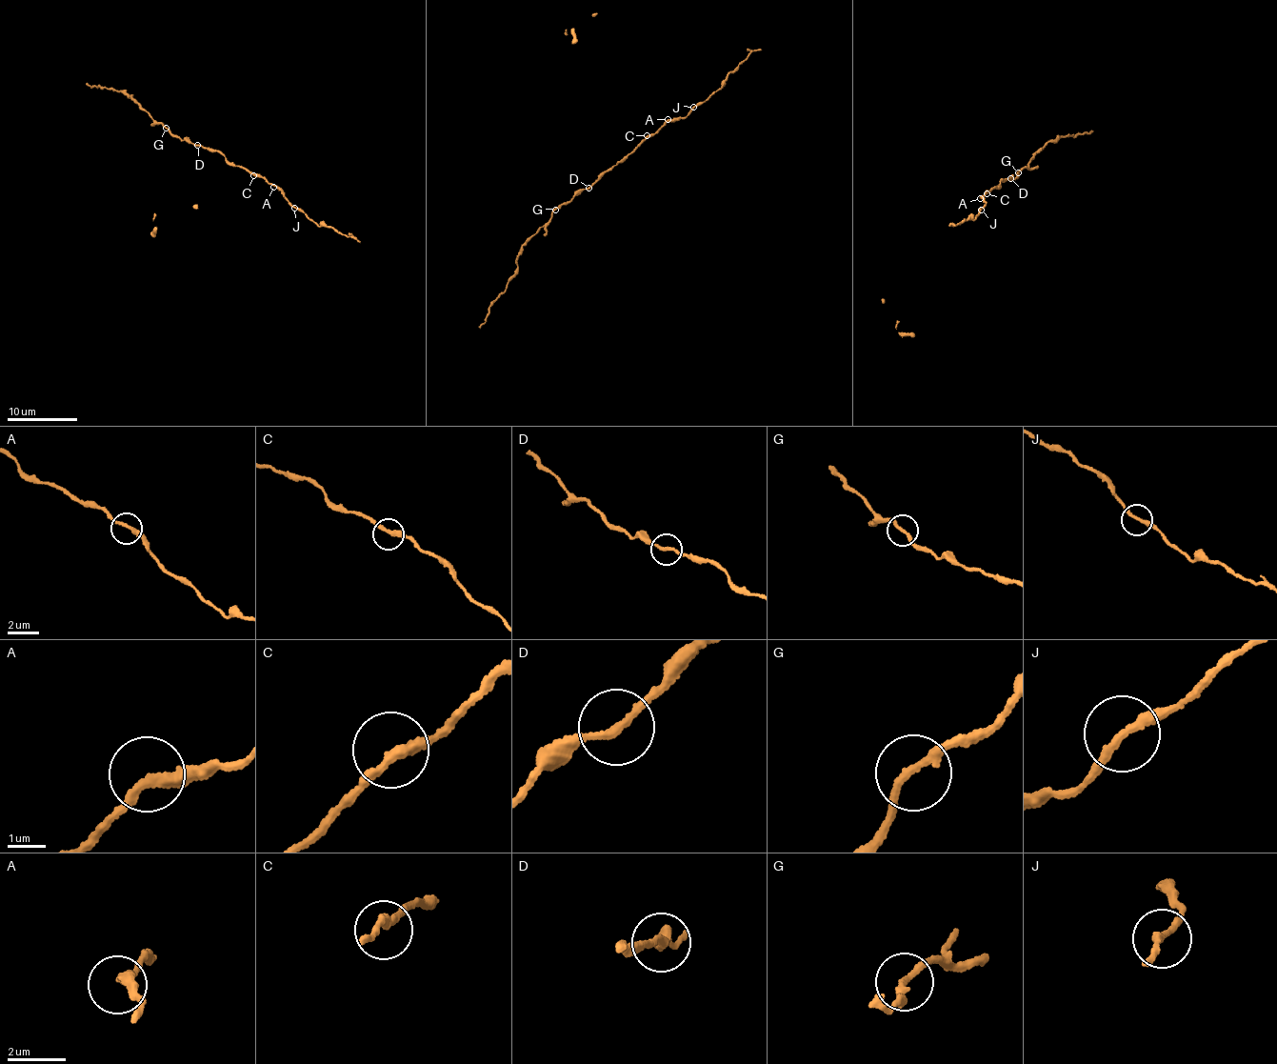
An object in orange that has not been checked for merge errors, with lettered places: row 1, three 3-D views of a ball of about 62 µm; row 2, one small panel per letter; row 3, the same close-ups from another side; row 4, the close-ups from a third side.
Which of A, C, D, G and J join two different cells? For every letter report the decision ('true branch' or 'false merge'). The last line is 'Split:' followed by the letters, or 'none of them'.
A: true branch
C: true branch
D: true branch
G: false merge
J: true branch
Split: G

